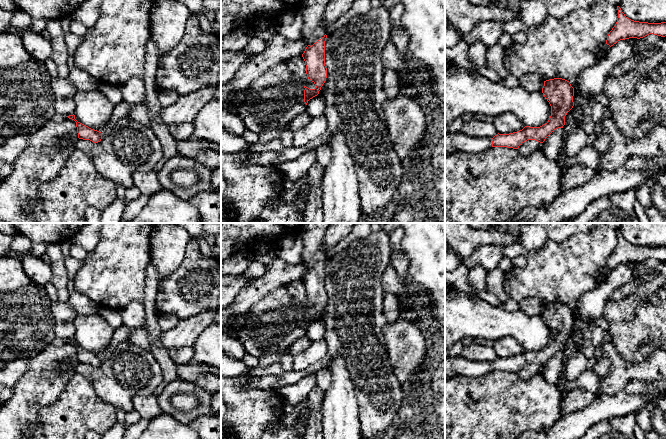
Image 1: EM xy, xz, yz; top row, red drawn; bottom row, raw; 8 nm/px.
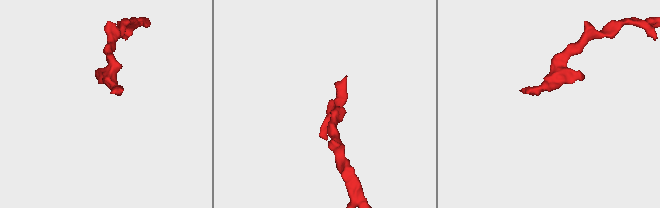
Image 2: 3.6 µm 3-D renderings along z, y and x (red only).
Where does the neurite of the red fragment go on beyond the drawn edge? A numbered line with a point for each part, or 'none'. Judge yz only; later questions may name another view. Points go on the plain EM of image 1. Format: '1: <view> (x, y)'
1: yz (454, 366)

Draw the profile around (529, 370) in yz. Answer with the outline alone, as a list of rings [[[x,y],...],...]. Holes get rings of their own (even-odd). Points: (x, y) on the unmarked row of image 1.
[[[527,364],[517,374],[521,379],[527,380],[539,373],[542,373],[542,367],[535,364]]]

